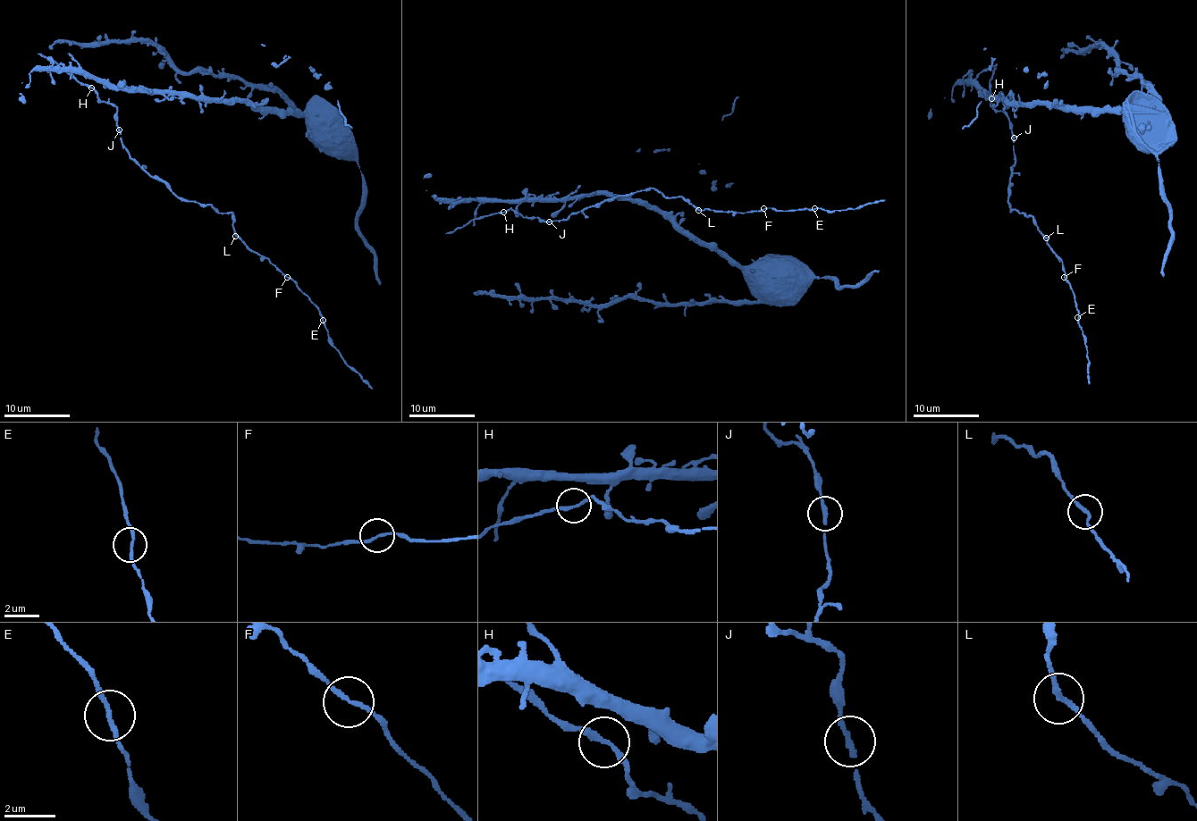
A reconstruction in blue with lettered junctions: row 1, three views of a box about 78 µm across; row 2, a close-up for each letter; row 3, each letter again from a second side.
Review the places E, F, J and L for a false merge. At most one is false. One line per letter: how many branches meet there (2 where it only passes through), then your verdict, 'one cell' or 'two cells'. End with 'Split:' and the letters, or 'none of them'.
E: 2 branches meet; one cell
F: 2 branches meet; one cell
J: 2 branches meet; one cell
L: 2 branches meet; one cell
Split: none of them

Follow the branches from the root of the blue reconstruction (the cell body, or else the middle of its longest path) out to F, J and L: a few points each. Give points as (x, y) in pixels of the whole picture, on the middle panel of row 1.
F: (576, 197), (531, 198), (509, 210), (526, 218), (564, 220), (647, 188), (700, 210), (764, 209)
J: (576, 197), (531, 198), (525, 200), (516, 210), (509, 210), (526, 218), (549, 222)
L: (576, 197), (531, 198), (509, 210), (526, 218), (564, 220), (607, 199), (647, 188), (681, 197), (698, 210)

